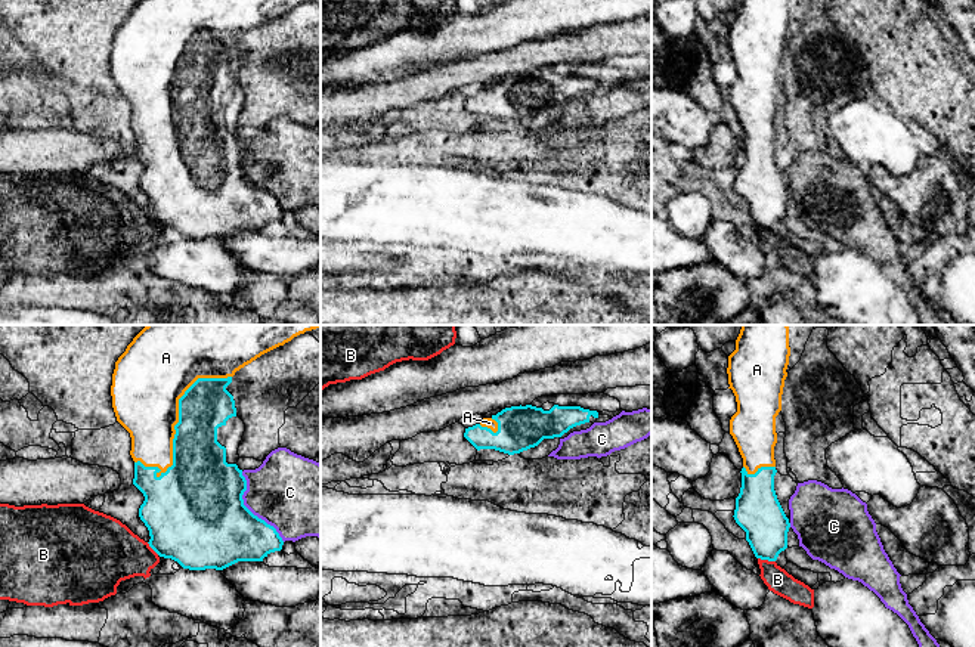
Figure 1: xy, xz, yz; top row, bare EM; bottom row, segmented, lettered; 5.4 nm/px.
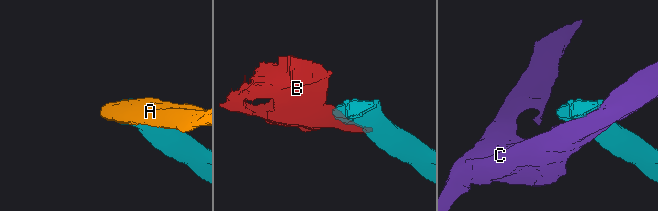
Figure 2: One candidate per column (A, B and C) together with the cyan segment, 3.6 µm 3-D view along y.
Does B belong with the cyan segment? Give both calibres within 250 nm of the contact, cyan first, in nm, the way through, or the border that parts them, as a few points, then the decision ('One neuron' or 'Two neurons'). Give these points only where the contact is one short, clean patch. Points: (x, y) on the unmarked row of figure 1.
Thickness 240 nm (cyan) against 140 nm. Boundary: yz (758, 226), (774, 231). Two neurons

